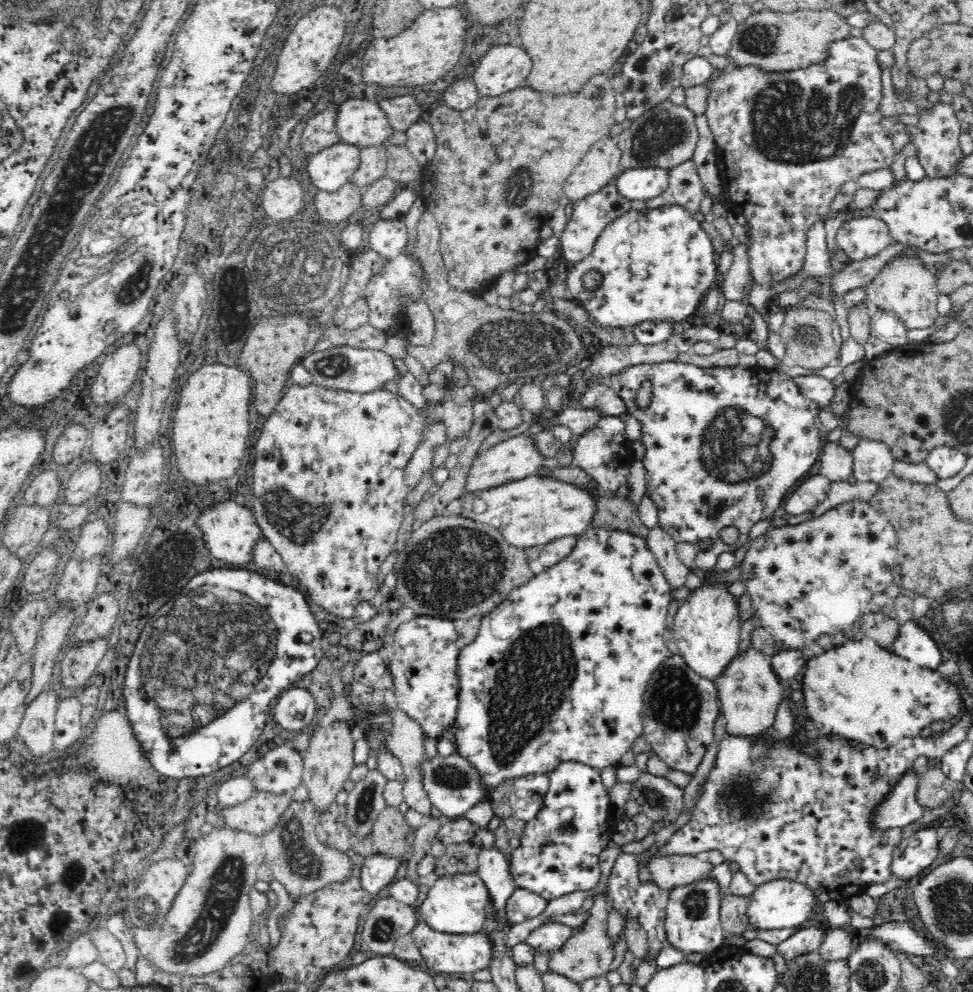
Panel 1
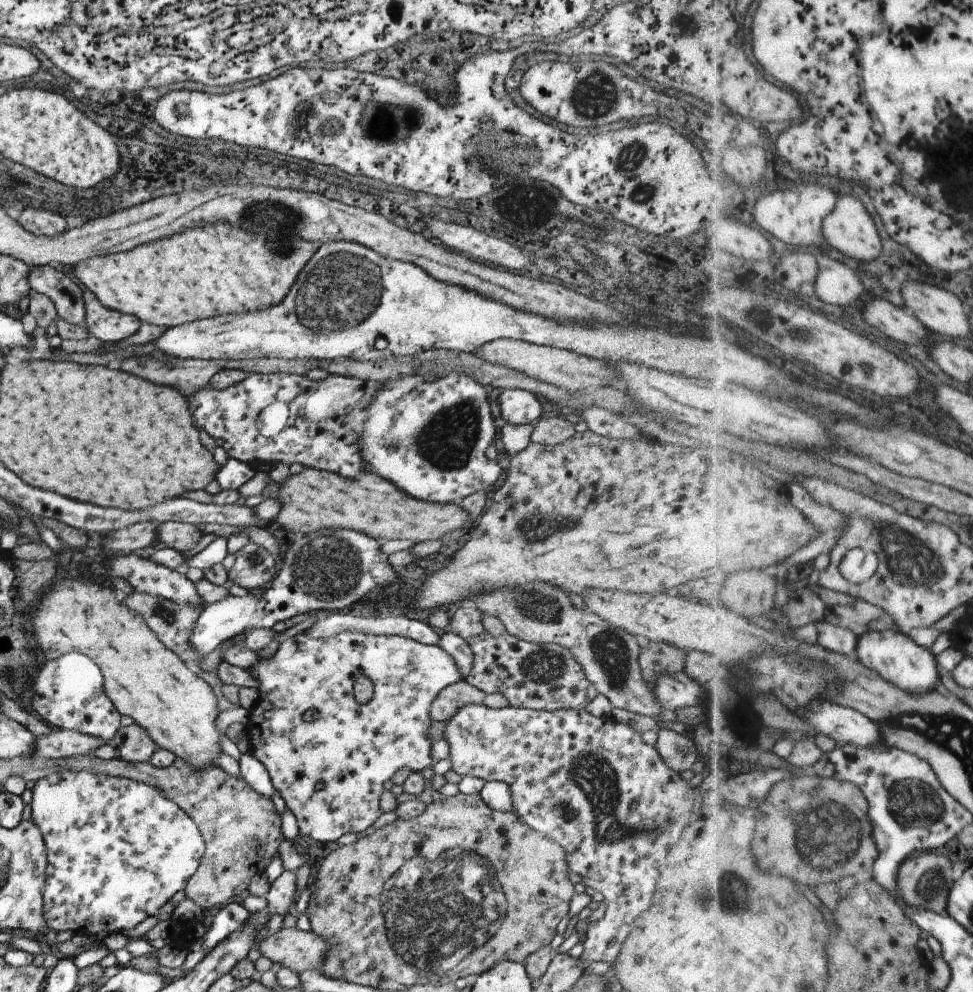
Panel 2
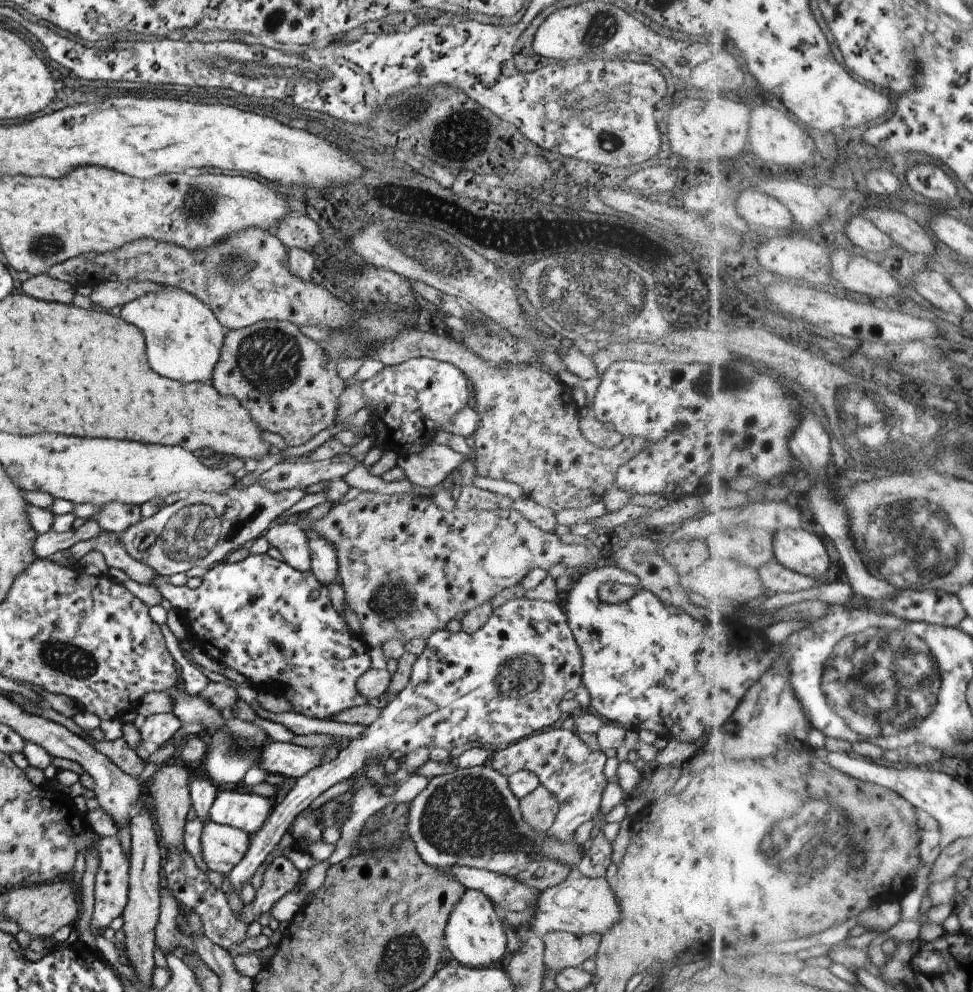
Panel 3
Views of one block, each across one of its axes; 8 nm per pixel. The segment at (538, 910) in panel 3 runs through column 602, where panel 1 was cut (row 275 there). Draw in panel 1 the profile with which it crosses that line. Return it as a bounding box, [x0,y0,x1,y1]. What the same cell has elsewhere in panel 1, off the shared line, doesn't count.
[866,256,939,330]

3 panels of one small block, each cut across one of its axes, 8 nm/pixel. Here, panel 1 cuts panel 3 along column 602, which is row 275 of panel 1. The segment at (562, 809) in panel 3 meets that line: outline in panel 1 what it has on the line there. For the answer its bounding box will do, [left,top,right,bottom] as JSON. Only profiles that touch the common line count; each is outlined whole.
[705,37,898,288]

